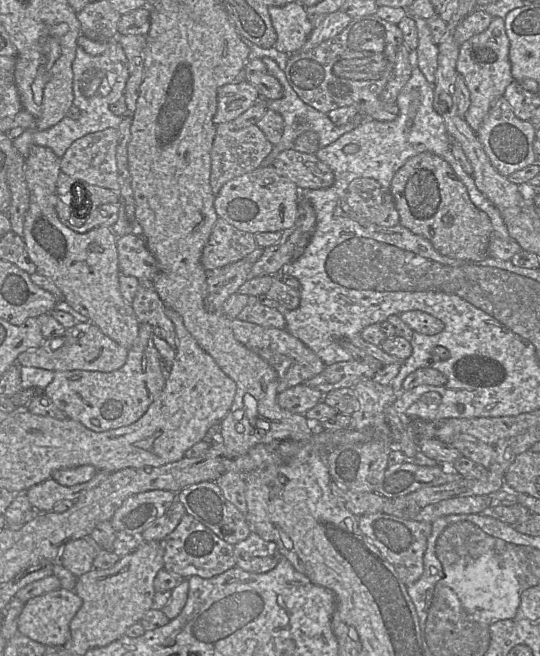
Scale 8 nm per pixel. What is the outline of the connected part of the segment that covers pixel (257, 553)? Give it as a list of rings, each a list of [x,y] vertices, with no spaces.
[[[255,531],[234,545],[236,566],[252,573],[266,573],[277,566],[282,558],[273,541],[264,540]]]

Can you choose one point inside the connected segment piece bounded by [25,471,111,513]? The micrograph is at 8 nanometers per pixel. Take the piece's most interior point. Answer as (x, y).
(43, 497)

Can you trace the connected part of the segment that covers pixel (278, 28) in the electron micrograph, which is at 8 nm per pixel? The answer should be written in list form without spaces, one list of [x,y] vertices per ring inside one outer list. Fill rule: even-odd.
[[[293,2],[281,7],[272,6],[269,15],[276,33],[274,47],[289,55],[301,50],[314,29],[304,5]]]

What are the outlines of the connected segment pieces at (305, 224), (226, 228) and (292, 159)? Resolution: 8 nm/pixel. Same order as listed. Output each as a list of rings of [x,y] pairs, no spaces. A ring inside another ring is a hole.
[[[300,199],[298,217],[295,224],[283,231],[283,236],[276,244],[264,248],[260,258],[253,263],[251,277],[262,275],[277,275],[289,263],[300,257],[309,243],[316,228],[316,212],[312,204],[306,199]]]
[[[218,218],[203,249],[201,263],[207,271],[223,268],[244,259],[259,247],[253,233]]]
[[[287,149],[279,153],[272,165],[300,190],[328,188],[335,181],[332,170],[314,154]]]

